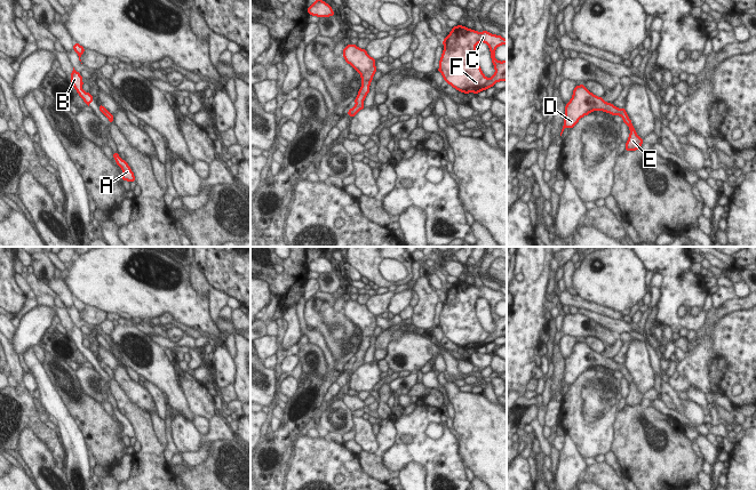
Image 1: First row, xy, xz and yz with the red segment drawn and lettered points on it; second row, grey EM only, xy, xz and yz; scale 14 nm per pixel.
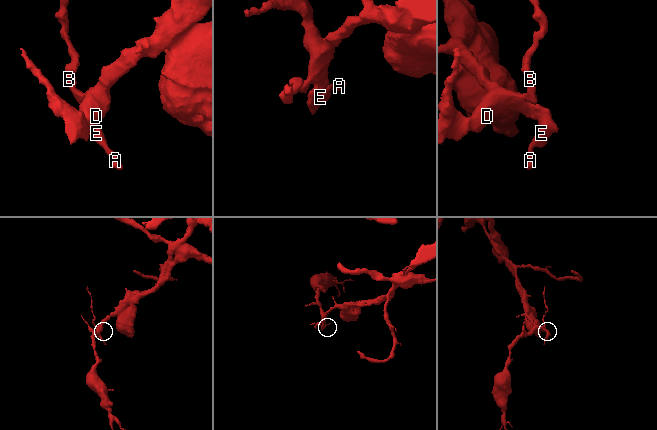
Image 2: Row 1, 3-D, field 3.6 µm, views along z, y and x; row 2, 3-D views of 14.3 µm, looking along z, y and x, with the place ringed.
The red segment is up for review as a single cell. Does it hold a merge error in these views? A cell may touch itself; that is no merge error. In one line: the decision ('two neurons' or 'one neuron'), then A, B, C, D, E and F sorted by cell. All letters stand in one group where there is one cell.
one neuron; groups A B C D E F

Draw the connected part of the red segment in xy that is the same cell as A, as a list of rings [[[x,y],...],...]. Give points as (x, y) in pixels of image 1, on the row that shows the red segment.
[[[113,152],[113,158],[117,164],[122,169],[122,180],[128,180],[129,183],[135,182],[134,172],[132,171],[128,163],[125,160],[122,160],[117,152]]]

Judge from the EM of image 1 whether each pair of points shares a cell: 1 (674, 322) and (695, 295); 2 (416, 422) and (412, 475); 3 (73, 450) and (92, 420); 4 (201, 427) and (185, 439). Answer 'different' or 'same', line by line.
1: same
2: different
3: different
4: different

